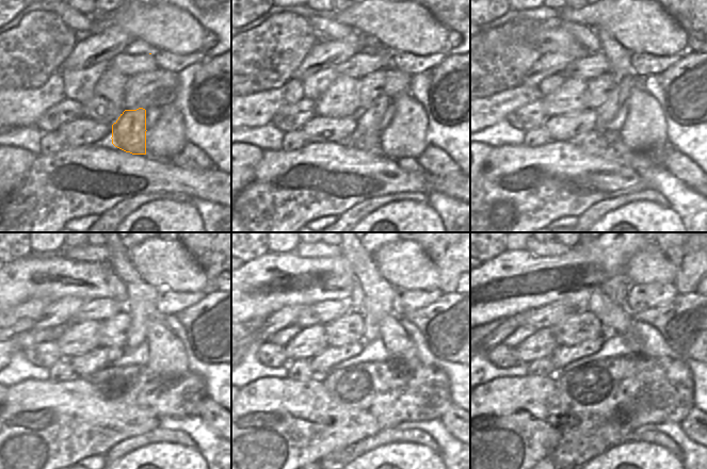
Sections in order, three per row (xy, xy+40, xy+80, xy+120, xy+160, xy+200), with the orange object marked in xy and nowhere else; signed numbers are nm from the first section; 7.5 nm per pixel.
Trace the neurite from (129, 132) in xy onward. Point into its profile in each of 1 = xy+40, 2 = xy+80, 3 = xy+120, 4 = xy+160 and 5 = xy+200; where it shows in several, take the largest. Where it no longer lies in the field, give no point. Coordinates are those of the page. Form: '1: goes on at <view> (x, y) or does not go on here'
1: goes on at xy+40 (369, 119)
2: goes on at xy+80 (619, 57)
3: goes on at xy+120 (141, 296)
4: goes on at xy+160 (379, 293)
5: goes on at xy+200 (616, 289)

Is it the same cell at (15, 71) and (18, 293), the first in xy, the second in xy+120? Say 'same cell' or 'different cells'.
different cells

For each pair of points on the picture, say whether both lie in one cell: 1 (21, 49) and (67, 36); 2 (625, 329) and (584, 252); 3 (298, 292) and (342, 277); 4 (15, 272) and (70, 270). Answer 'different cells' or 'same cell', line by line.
1: same cell
2: different cells
3: same cell
4: same cell

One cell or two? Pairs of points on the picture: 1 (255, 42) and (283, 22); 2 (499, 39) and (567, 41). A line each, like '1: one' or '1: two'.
1: one
2: one

